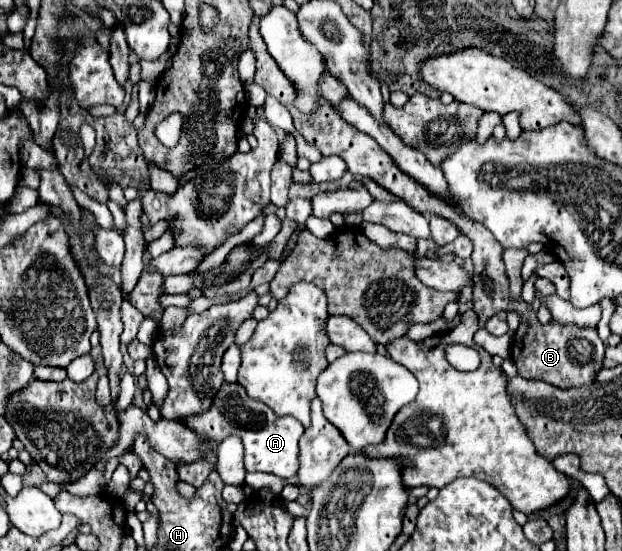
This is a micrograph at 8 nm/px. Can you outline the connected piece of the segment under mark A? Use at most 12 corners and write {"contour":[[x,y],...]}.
{"contour":[[224,384],[184,424],[214,444],[238,434],[248,472],[298,474],[302,424]]}

